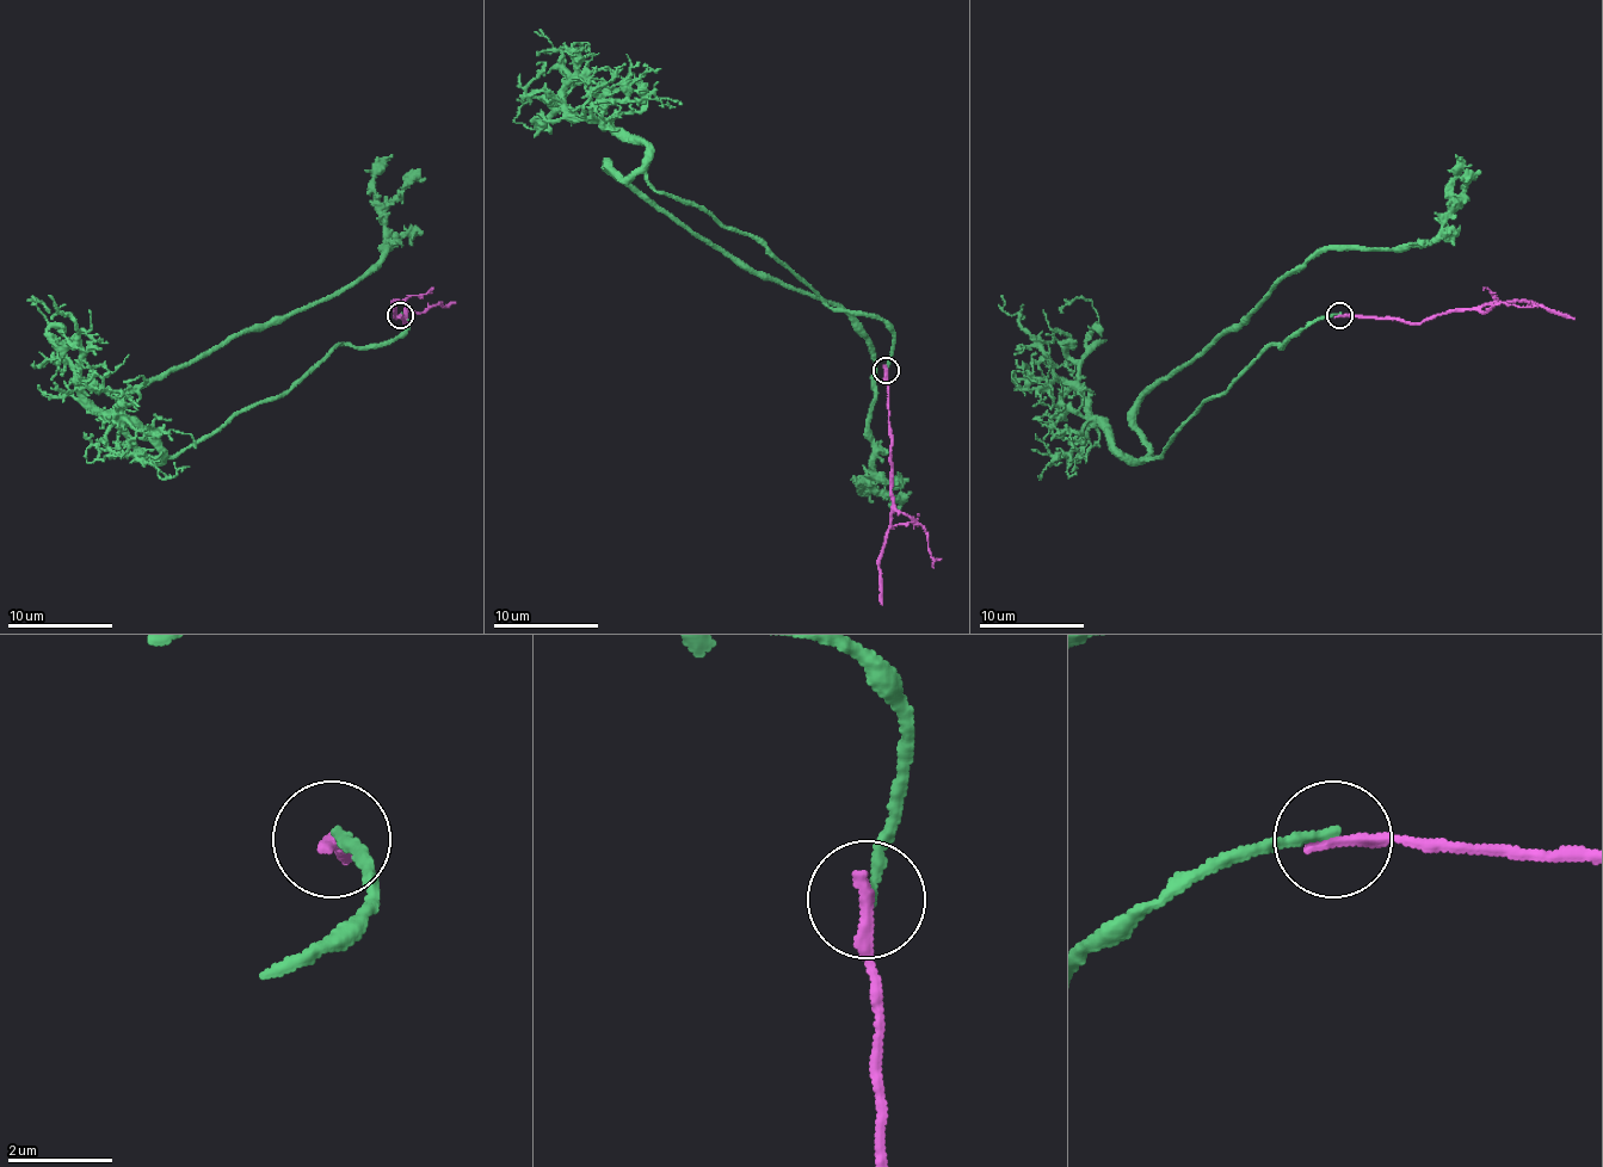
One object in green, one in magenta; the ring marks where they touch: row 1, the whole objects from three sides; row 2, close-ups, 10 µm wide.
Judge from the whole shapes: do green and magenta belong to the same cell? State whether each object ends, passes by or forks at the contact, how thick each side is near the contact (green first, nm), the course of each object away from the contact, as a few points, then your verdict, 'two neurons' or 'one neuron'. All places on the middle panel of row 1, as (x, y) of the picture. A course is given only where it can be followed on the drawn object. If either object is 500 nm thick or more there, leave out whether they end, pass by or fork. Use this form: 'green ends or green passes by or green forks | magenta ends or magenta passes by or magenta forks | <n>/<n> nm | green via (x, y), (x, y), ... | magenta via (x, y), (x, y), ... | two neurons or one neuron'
green ends | magenta ends | 190/240 nm | green via (885, 371), (882, 321), (832, 310), (758, 242), (609, 168), (849, 315), (875, 360), (858, 485), (877, 487) | magenta via (885, 371), (891, 518), (880, 563), (882, 605) | two neurons

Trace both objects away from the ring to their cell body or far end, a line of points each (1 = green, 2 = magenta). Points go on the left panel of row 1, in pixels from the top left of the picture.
1: (399, 314), (396, 338), (335, 346), (170, 457), (125, 427), (143, 386), (389, 248), (392, 154)
2: (399, 314), (405, 322), (405, 303), (394, 301), (396, 320)

